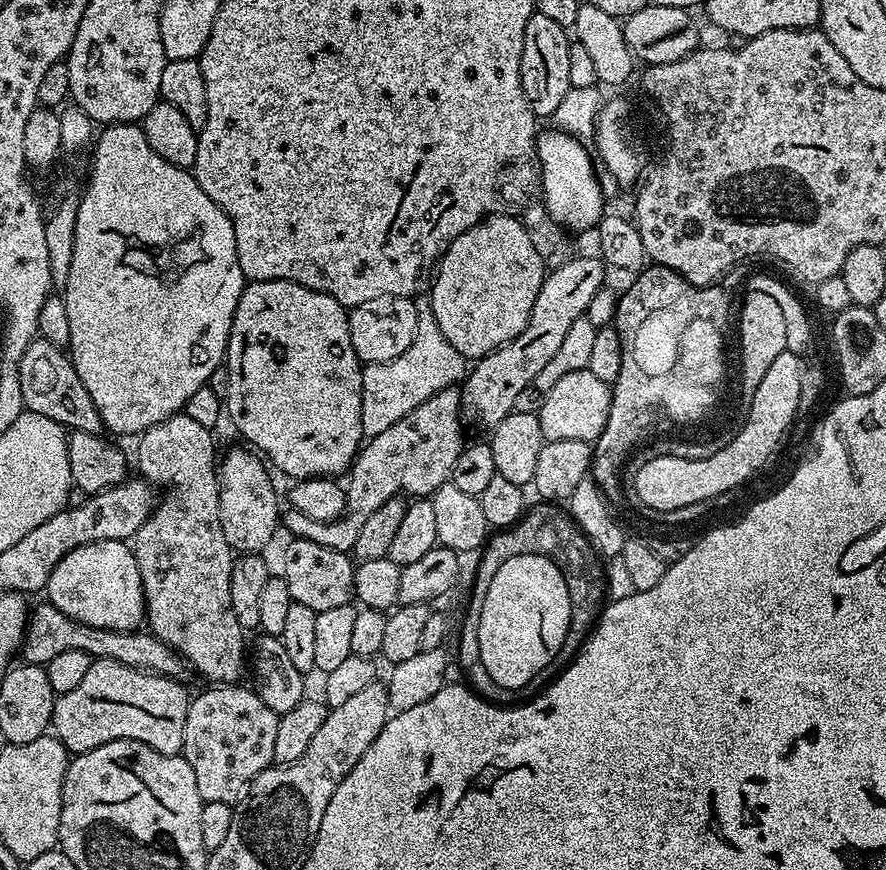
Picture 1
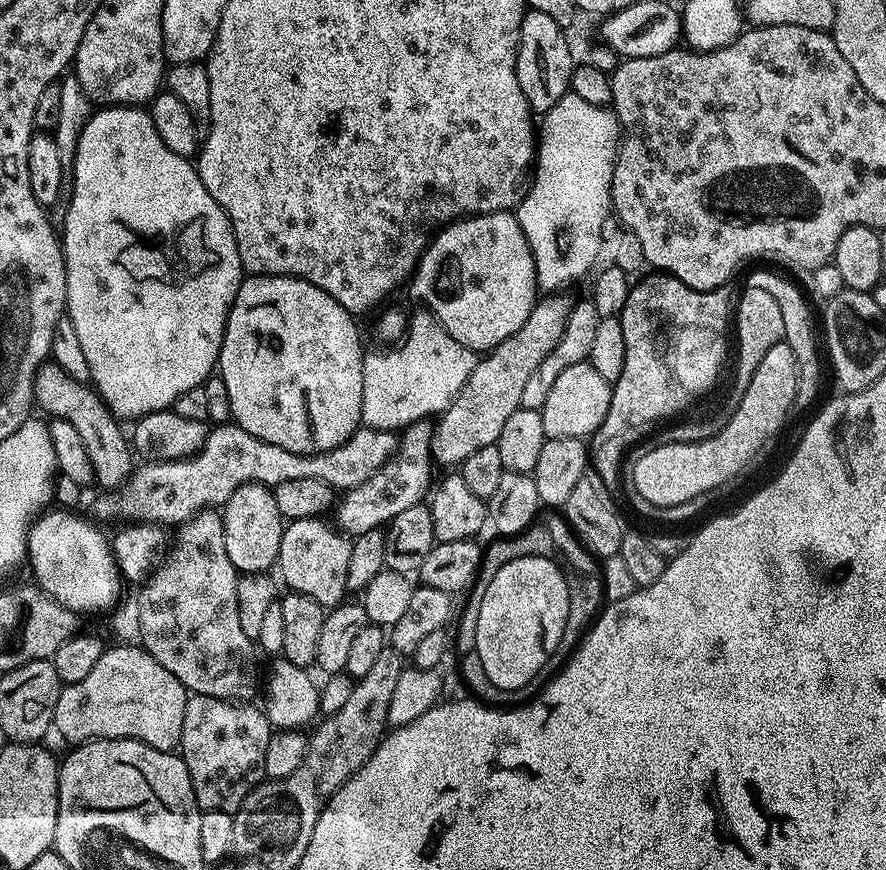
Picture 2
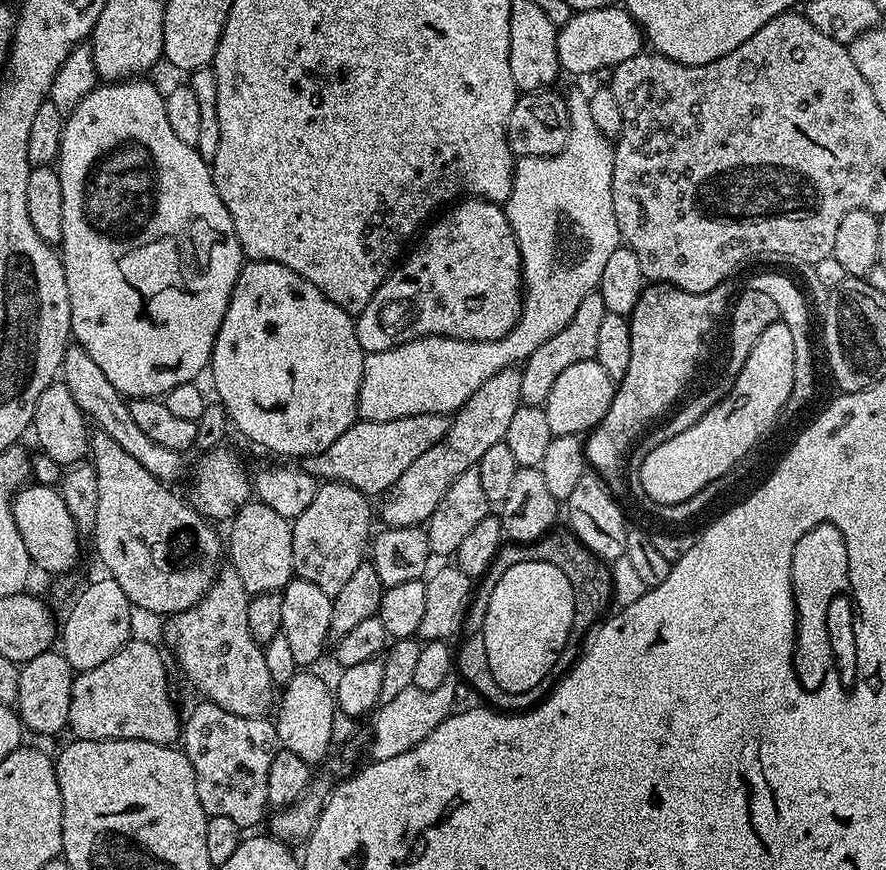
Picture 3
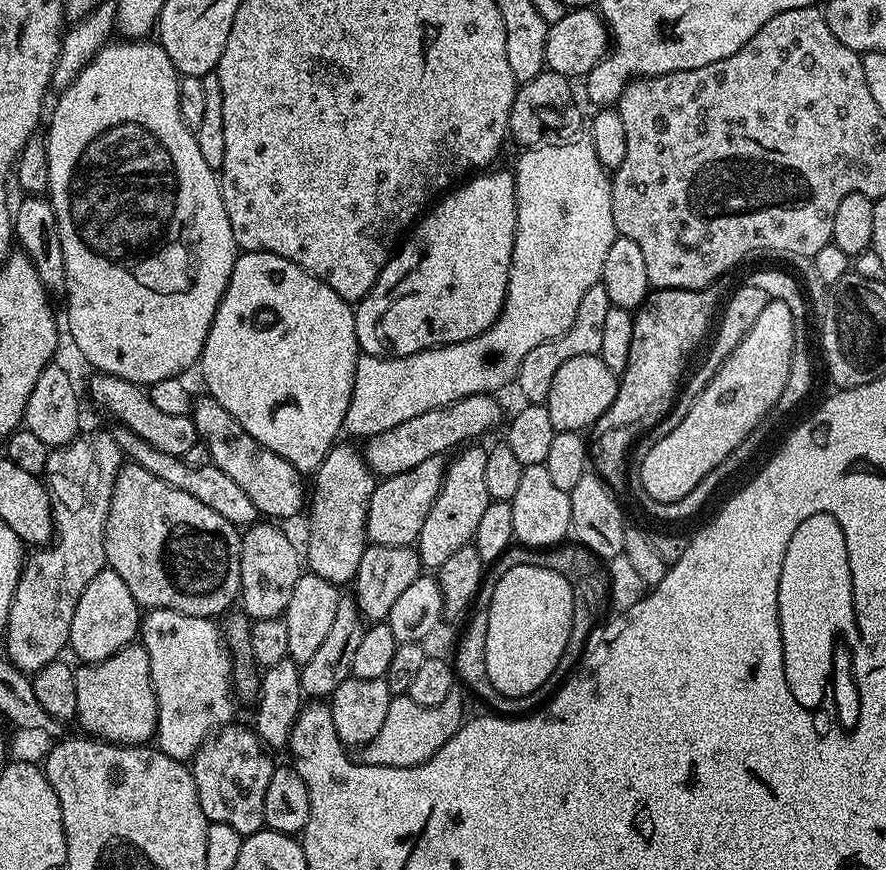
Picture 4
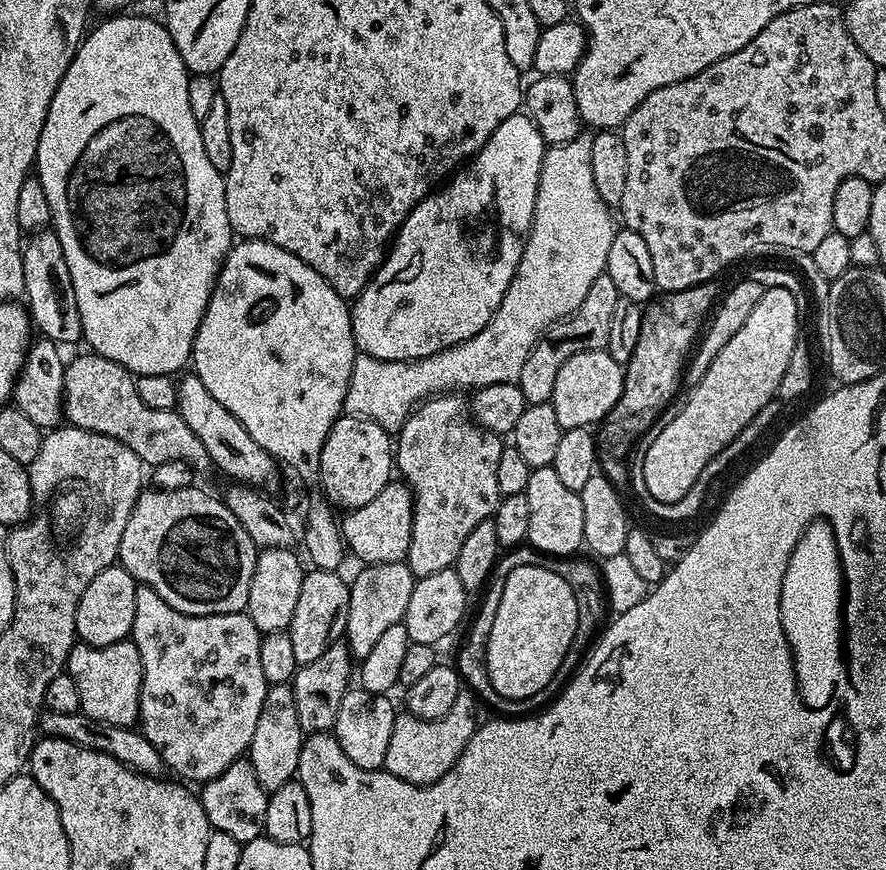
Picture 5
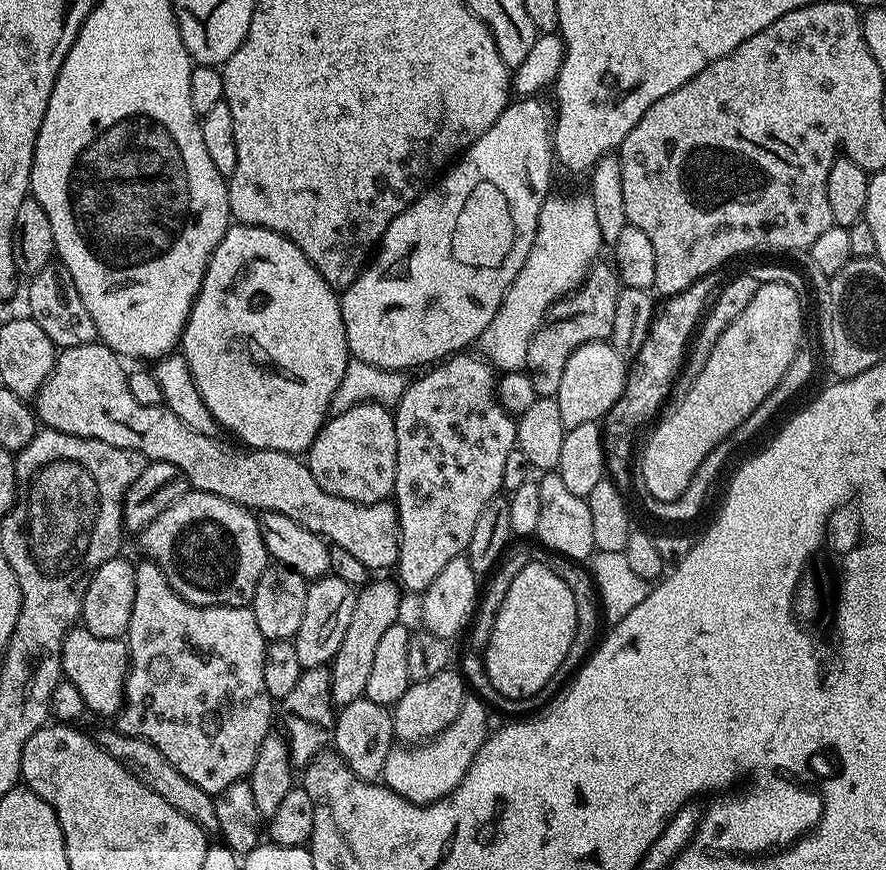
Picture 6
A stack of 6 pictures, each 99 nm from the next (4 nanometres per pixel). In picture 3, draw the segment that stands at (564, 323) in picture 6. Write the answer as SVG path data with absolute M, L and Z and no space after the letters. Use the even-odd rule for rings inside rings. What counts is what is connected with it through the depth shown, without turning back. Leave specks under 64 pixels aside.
M597 290L586 294L582 302L578 305L578 311L575 312L574 318L554 334L554 338L549 338L526 358L520 373L520 399L524 404L535 404L543 406L546 398L550 398L550 389L553 388L554 382L562 374L562 370L567 370L569 366L574 366L574 362L586 362L587 360L596 359L598 350L598 334L600 324L605 320L606 302L602 302L602 294Z

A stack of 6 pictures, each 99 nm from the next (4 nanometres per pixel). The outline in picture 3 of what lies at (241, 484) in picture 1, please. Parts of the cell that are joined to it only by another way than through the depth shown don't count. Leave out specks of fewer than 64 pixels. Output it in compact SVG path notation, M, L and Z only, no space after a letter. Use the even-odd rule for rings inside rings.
M249 502L236 511L230 521L228 536L226 532L226 556L230 566L238 570L242 586L246 586L249 597L283 592L284 587L294 579L294 546L292 545L292 526L270 506L259 502Z

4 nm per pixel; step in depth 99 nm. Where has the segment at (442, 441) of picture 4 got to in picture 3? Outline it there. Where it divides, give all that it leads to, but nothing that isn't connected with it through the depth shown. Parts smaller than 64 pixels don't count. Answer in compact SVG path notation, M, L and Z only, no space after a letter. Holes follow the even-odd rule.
M438 412L394 418L390 422L357 419L346 430L346 434L342 434L342 438L335 442L330 442L326 450L303 457L302 467L311 476L315 476L317 481L337 480L354 486L369 498L376 498L376 495L379 497L394 487L398 478L402 478L402 474L406 474L411 464L420 455L426 454L430 446L444 439L449 423L449 417Z

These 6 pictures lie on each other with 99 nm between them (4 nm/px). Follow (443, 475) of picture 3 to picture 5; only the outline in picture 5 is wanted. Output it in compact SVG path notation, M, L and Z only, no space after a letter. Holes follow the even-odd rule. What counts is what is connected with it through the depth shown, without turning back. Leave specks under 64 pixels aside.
M389 482L382 494L374 498L374 502L366 502L366 506L345 511L339 526L347 551L351 555L353 552L361 560L361 565L407 561L413 526L411 488L403 482Z

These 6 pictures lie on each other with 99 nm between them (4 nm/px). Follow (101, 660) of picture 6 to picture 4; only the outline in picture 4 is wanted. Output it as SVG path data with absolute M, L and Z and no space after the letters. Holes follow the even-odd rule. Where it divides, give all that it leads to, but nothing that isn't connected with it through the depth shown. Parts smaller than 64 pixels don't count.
M127 644L118 654L102 662L81 663L79 667L75 669L78 694L75 719L88 731L85 733L110 744L147 745L156 735L158 706L150 678L150 658L144 645Z

